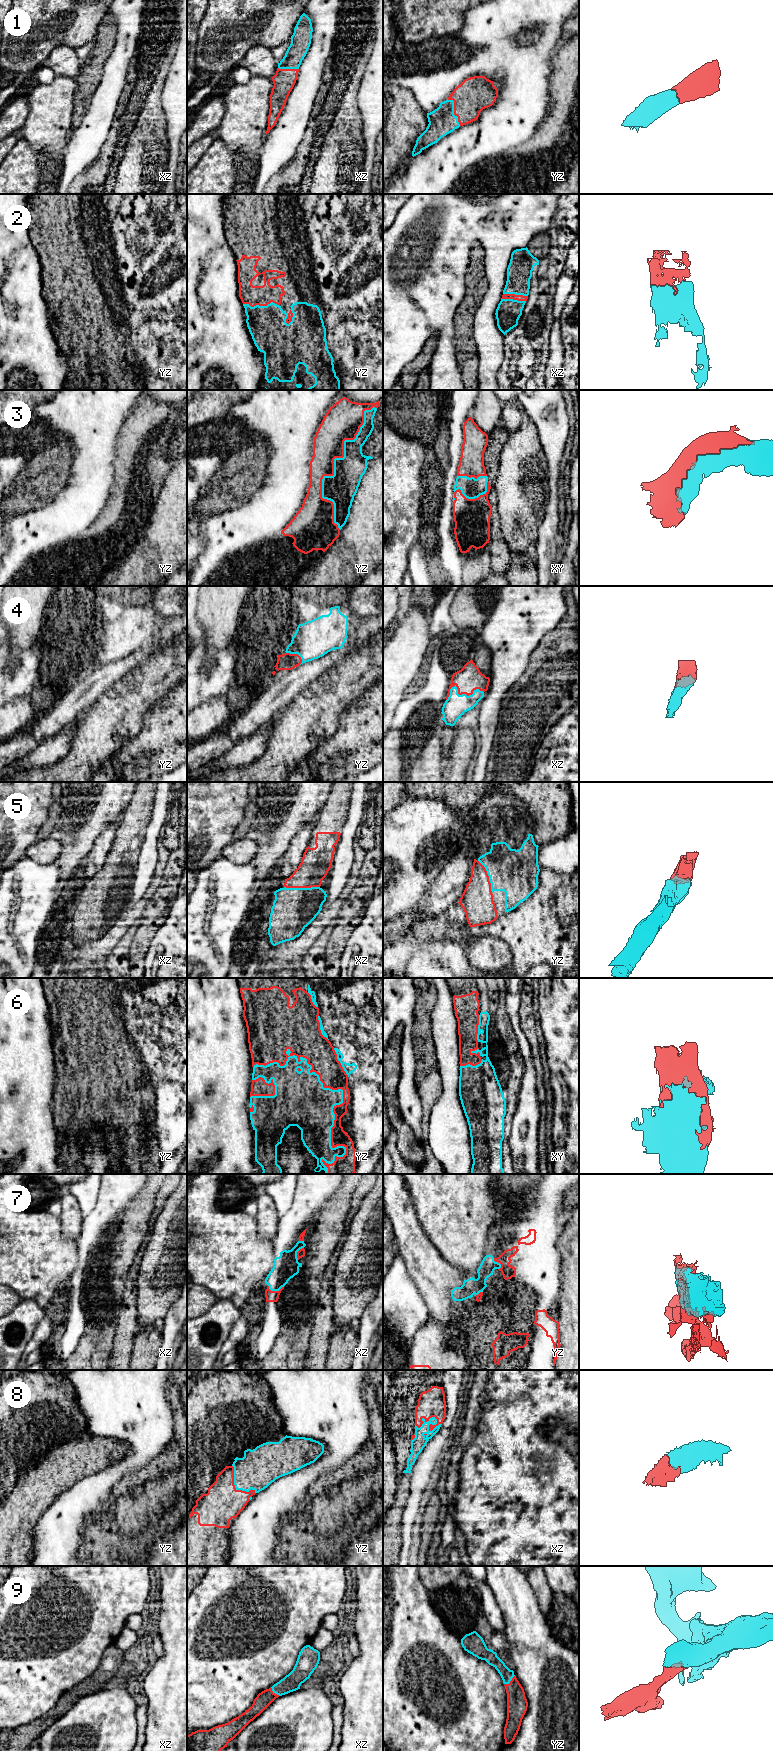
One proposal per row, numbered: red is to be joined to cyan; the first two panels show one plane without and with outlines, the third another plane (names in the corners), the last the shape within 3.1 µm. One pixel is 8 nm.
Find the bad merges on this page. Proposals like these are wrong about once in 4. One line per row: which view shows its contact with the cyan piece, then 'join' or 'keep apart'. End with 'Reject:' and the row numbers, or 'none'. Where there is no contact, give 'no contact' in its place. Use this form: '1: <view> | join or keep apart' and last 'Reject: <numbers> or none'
1: yz | join
2: yz | join
3: yz | join
4: xz | join
5: xz | join
6: yz | join
7: xz | keep apart
8: xz | join
9: yz | join
Reject: 7

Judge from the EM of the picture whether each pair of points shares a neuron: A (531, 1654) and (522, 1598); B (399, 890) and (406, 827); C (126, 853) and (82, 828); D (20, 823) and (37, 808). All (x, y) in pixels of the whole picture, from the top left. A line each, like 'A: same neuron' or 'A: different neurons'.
A: same neuron
B: same neuron
C: different neurons
D: same neuron

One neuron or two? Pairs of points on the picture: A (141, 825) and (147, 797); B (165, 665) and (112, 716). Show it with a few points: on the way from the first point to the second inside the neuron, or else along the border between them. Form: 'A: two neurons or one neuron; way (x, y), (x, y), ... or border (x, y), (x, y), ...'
A: one neuron; way (141, 818), (141, 804)
B: one neuron; way (153, 679), (138, 694), (134, 694), (126, 702)

